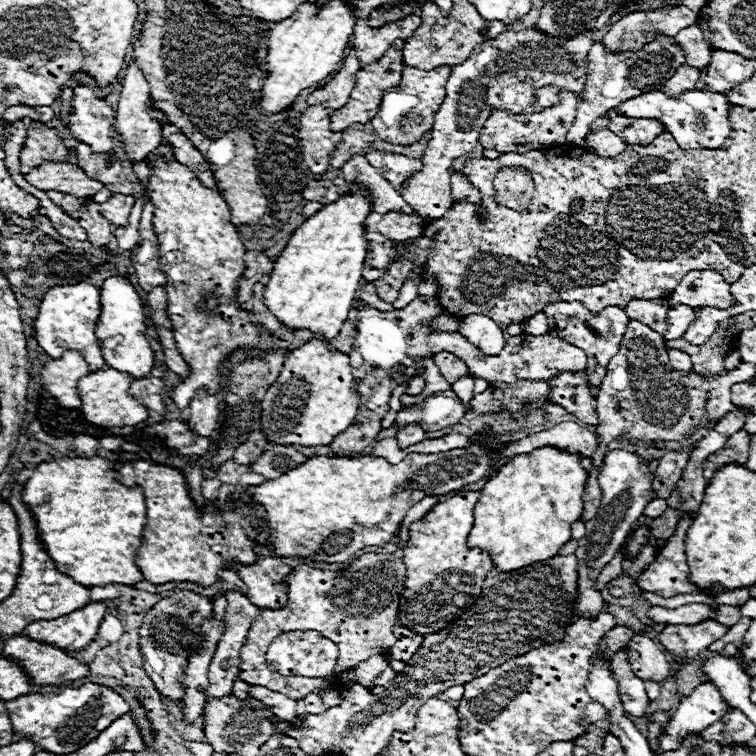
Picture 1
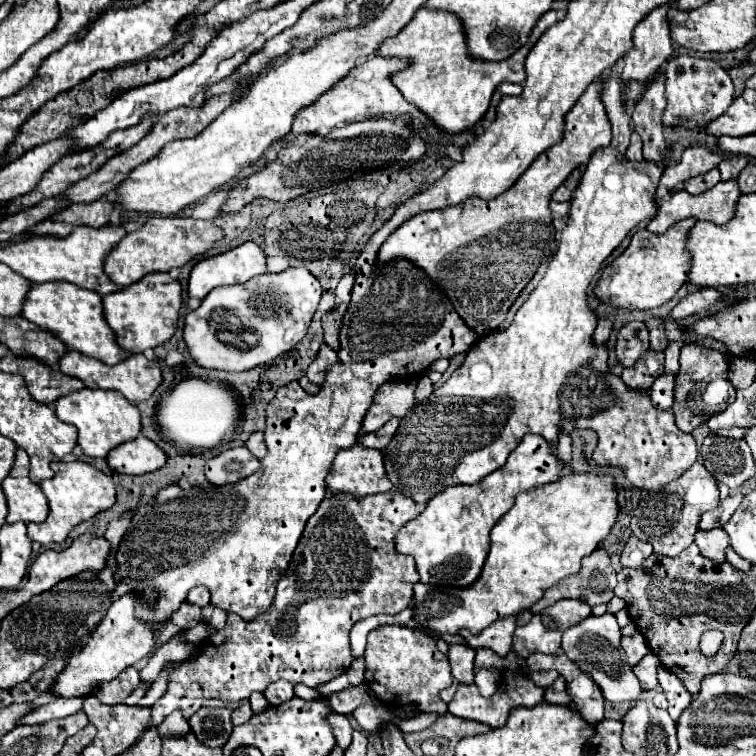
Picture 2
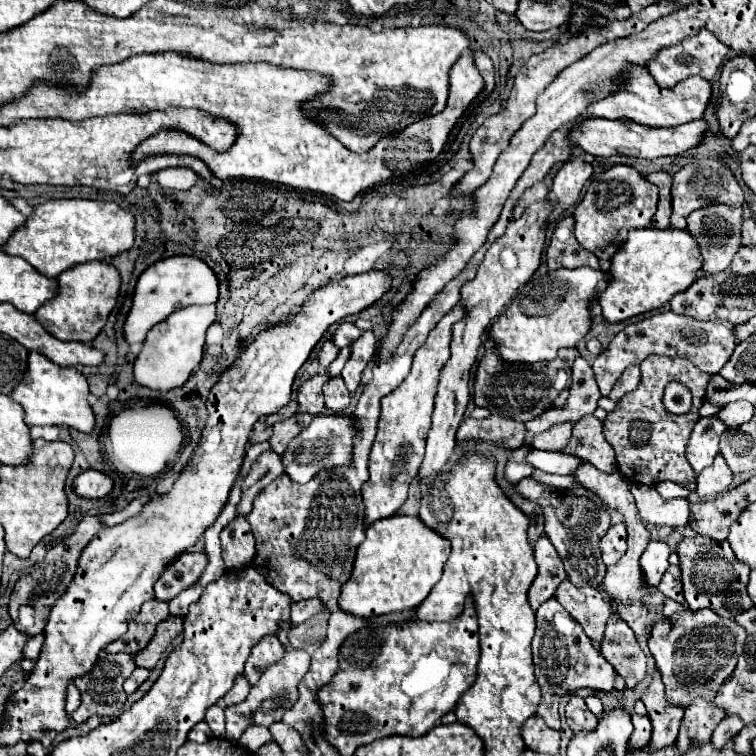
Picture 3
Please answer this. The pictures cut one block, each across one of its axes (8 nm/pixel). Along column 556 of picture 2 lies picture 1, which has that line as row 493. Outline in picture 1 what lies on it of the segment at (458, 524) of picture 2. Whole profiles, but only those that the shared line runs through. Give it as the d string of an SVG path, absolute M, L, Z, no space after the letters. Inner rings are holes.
M458 492L446 496L442 502L418 522L410 524L408 542L402 548L402 560L406 566L404 592L400 598L400 626L426 636L444 630L452 620L460 618L476 600L482 590L482 582L492 570L492 560L480 550L468 550L466 536L474 524L474 504L480 492Z

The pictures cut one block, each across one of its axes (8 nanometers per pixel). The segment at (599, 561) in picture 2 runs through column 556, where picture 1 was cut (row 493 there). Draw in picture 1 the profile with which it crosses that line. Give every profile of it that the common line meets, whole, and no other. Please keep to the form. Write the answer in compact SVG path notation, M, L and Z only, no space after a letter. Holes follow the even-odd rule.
M630 320L628 322L628 330L622 338L622 346L620 352L610 360L608 364L608 374L604 378L600 396L596 398L596 410L598 410L598 424L596 424L596 436L600 440L598 450L590 456L592 458L592 470L588 472L588 484L584 486L584 512L582 518L592 518L596 516L598 504L600 504L600 496L602 490L598 486L598 472L602 468L604 462L604 454L608 452L608 442L618 438L618 436L632 436L636 440L680 440L686 438L696 426L706 424L710 418L720 420L722 416L726 416L734 404L730 402L730 388L732 386L732 372L728 372L722 378L712 378L712 380L704 380L702 376L690 372L690 374L682 374L678 370L674 370L670 366L668 360L668 352L664 348L664 340L662 336L652 330L650 326Z

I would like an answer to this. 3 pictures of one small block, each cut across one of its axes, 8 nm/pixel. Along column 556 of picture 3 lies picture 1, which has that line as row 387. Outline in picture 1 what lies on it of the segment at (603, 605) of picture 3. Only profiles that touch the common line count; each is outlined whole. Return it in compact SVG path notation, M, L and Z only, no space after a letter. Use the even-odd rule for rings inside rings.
M556 302L556 304L548 304L544 308L544 314L548 316L548 326L550 326L550 334L562 338L568 344L576 344L578 348L582 348L588 356L588 386L592 396L596 398L602 386L602 380L606 376L608 370L608 362L618 354L620 348L620 340L626 332L626 324L628 324L628 316L624 310L616 308L616 306L608 306L602 312L590 312L584 304L580 302Z

